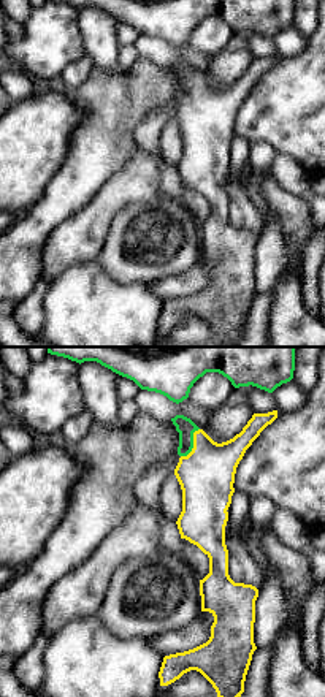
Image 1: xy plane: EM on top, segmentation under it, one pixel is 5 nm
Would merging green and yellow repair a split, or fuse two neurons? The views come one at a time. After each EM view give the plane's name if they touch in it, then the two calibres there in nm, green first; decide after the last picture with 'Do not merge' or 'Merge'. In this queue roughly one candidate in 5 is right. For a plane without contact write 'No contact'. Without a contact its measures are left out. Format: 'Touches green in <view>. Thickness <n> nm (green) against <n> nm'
Touches green in xy. Thickness 90 nm (green) against 280 nm

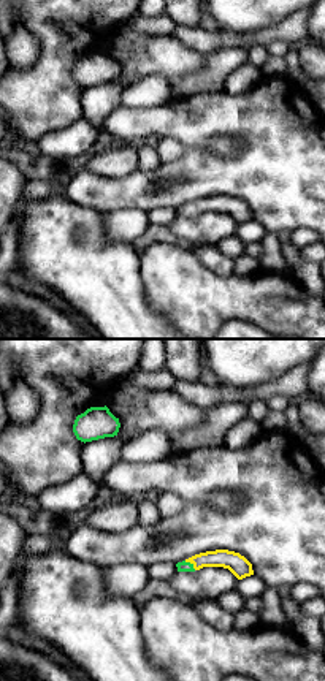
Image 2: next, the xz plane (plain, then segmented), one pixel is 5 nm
Touches green in xz. Thickness 50 nm (green) against 100 nm

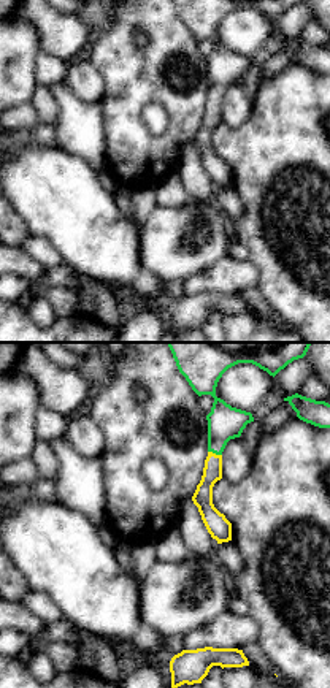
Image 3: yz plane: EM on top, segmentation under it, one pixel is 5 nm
Touches green in yz. Thickness 180 nm (green) against 100 nm

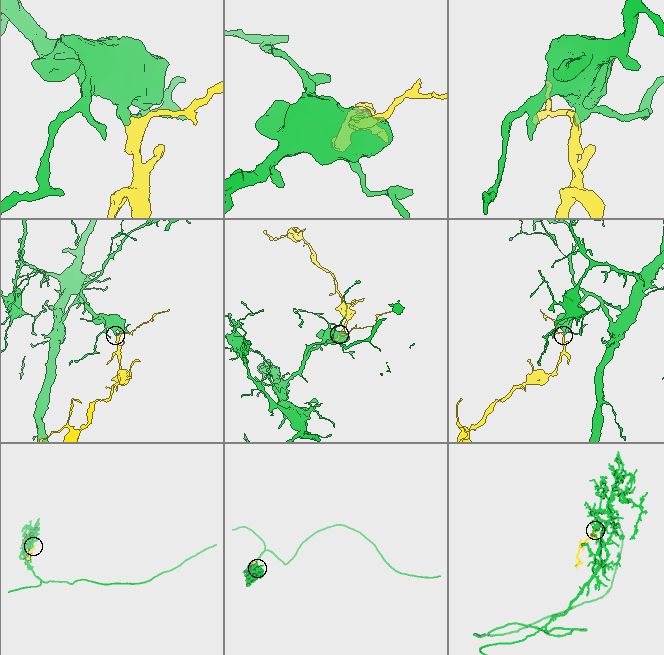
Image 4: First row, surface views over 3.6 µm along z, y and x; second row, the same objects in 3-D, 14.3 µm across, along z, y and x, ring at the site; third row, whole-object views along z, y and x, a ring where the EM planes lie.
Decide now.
Merge

